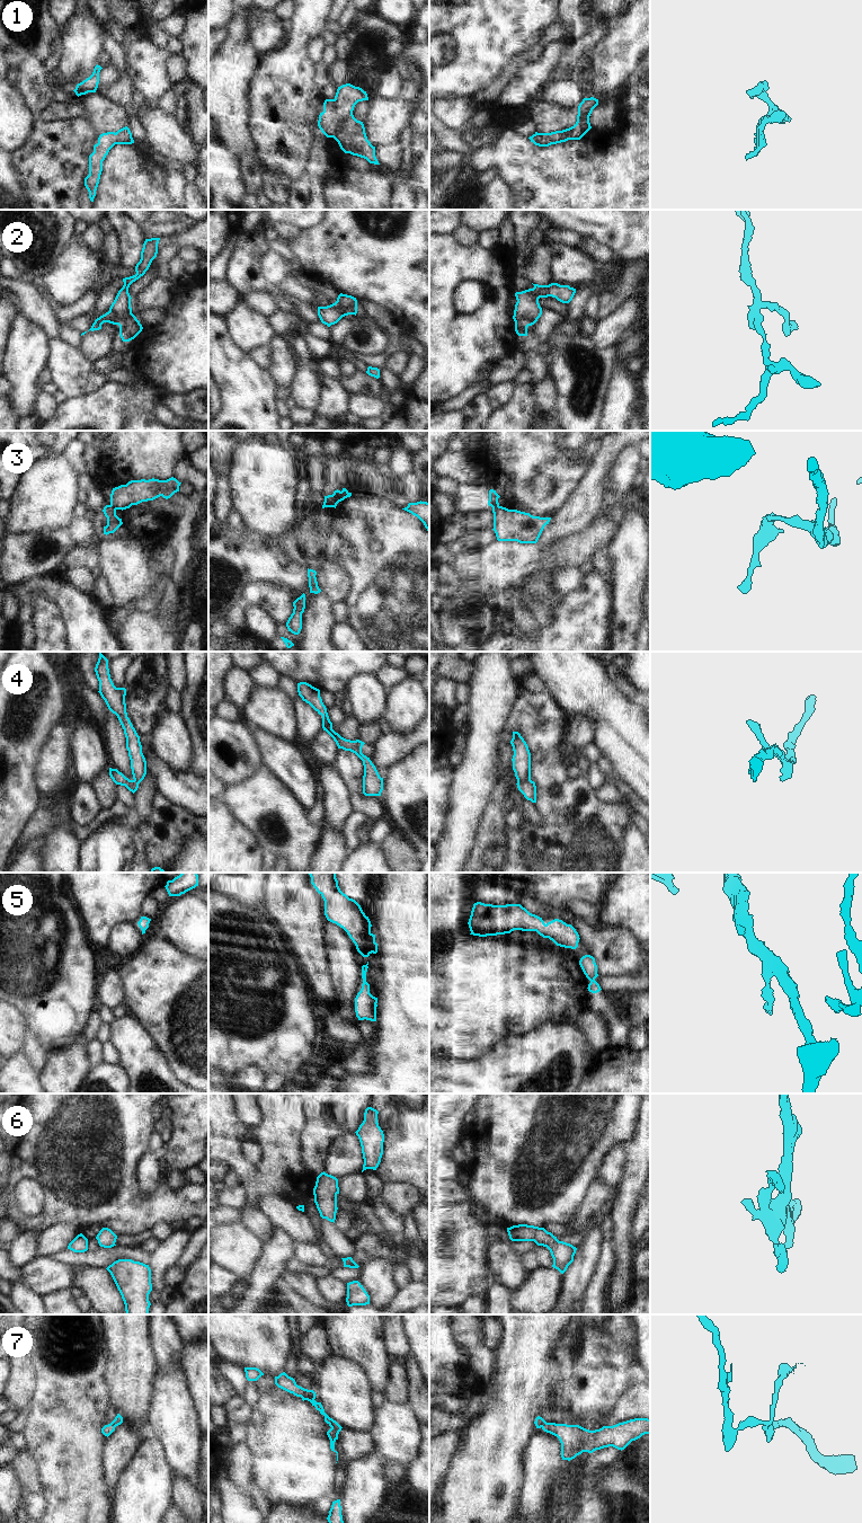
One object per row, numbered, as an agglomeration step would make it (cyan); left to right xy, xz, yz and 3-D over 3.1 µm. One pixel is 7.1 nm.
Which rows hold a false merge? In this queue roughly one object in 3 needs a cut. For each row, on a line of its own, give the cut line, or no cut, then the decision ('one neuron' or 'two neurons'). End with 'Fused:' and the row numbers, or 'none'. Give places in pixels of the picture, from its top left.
1: cut none; one neuron
2: cut none; one neuron
3: cut xz (331, 495), (338, 502); two neurons
4: cut yz (530, 779), (517, 782); two neurons
5: cut none; one neuron
6: cut none; one neuron
7: cut xz (331, 1427), (337, 1434); two neurons
Fused: 3, 4, 7

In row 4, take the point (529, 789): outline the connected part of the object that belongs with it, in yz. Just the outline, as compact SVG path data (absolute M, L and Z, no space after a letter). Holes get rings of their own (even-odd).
M530 780L526 782L517 782L518 790L524 795L527 800L532 803L536 803L536 786L535 782Z

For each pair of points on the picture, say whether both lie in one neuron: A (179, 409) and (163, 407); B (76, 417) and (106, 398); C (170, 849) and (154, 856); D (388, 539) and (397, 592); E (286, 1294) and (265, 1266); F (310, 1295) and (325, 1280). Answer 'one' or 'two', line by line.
A: one
B: one
C: one
D: one
E: two
F: two

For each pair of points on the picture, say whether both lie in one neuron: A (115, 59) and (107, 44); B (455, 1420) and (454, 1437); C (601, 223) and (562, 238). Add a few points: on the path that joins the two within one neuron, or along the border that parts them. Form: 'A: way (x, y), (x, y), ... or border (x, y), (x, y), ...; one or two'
A: way (115, 55), (110, 47); one
B: border (464, 1429), (441, 1434); two
C: border (556, 227), (575, 230), (581, 237); two

